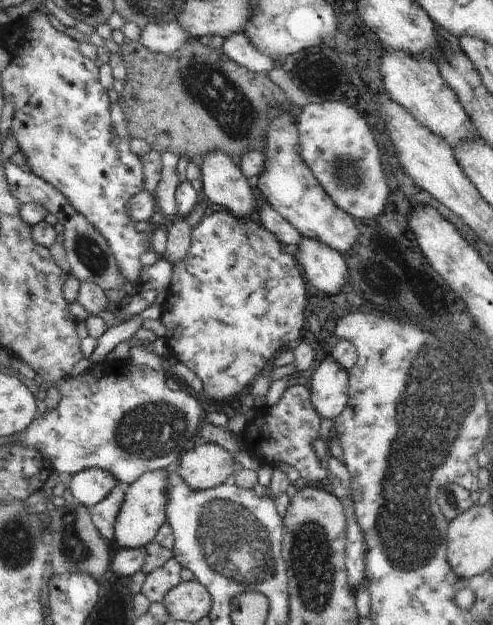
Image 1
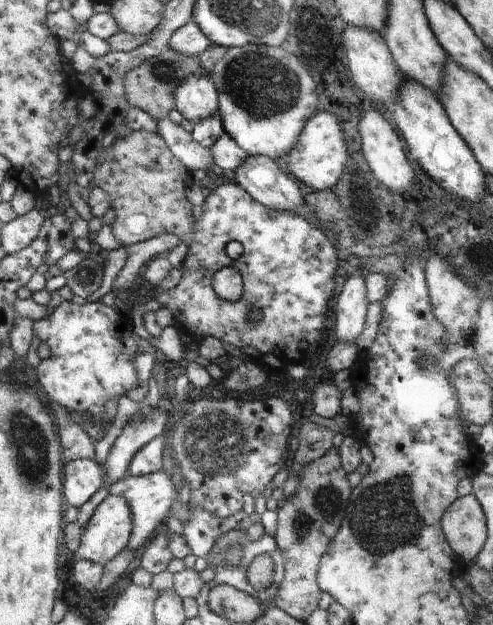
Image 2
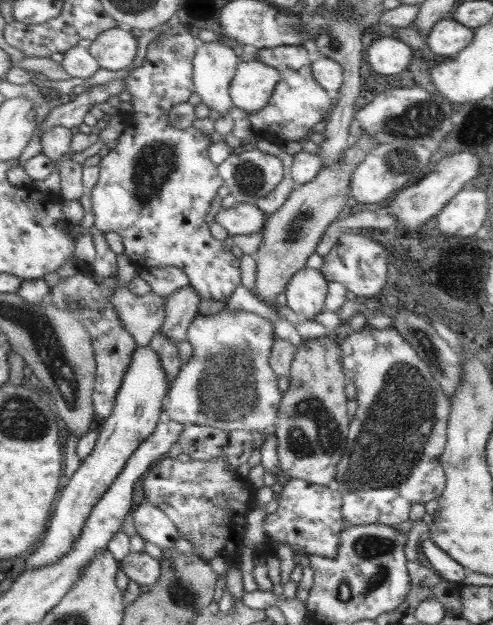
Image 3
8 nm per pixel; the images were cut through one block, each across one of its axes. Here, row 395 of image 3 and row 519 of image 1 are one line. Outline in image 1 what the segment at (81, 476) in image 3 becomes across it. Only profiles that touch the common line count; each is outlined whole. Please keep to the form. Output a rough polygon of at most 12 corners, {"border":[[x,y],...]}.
{"border":[[166,469],[125,486],[114,526],[122,549],[155,540],[167,522]]}

